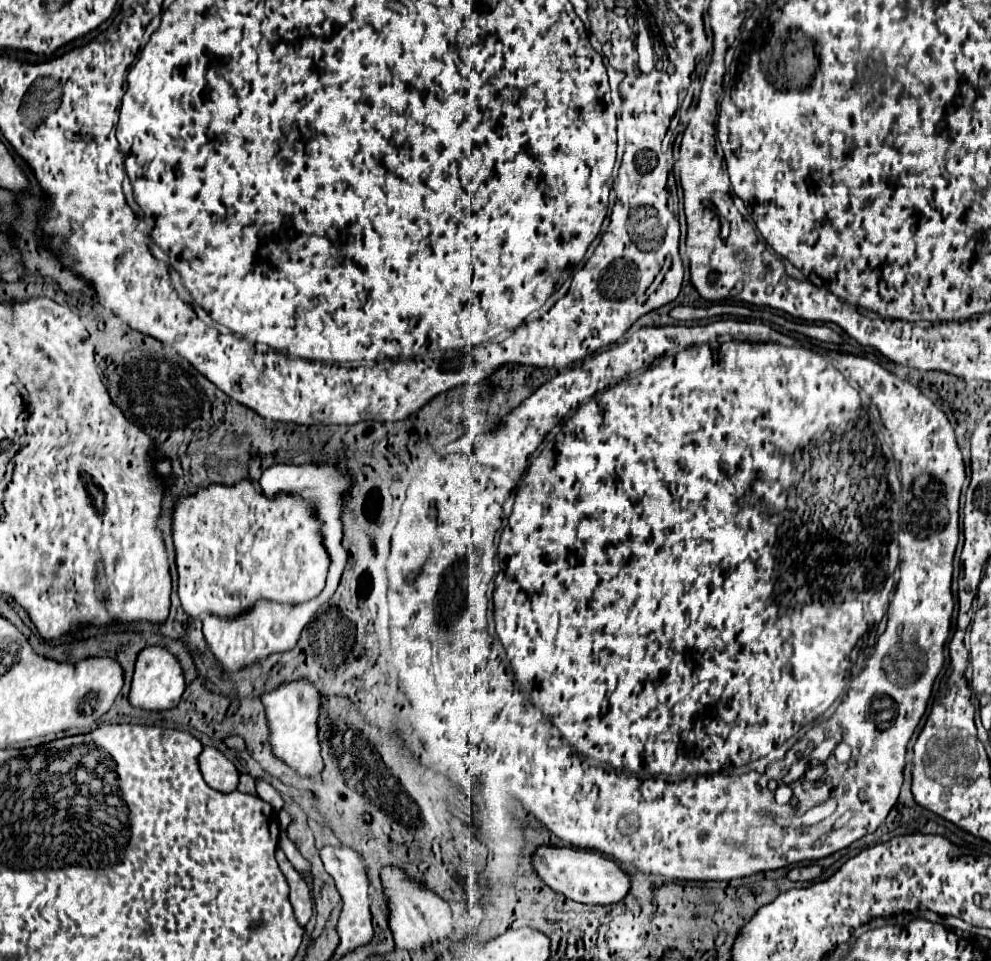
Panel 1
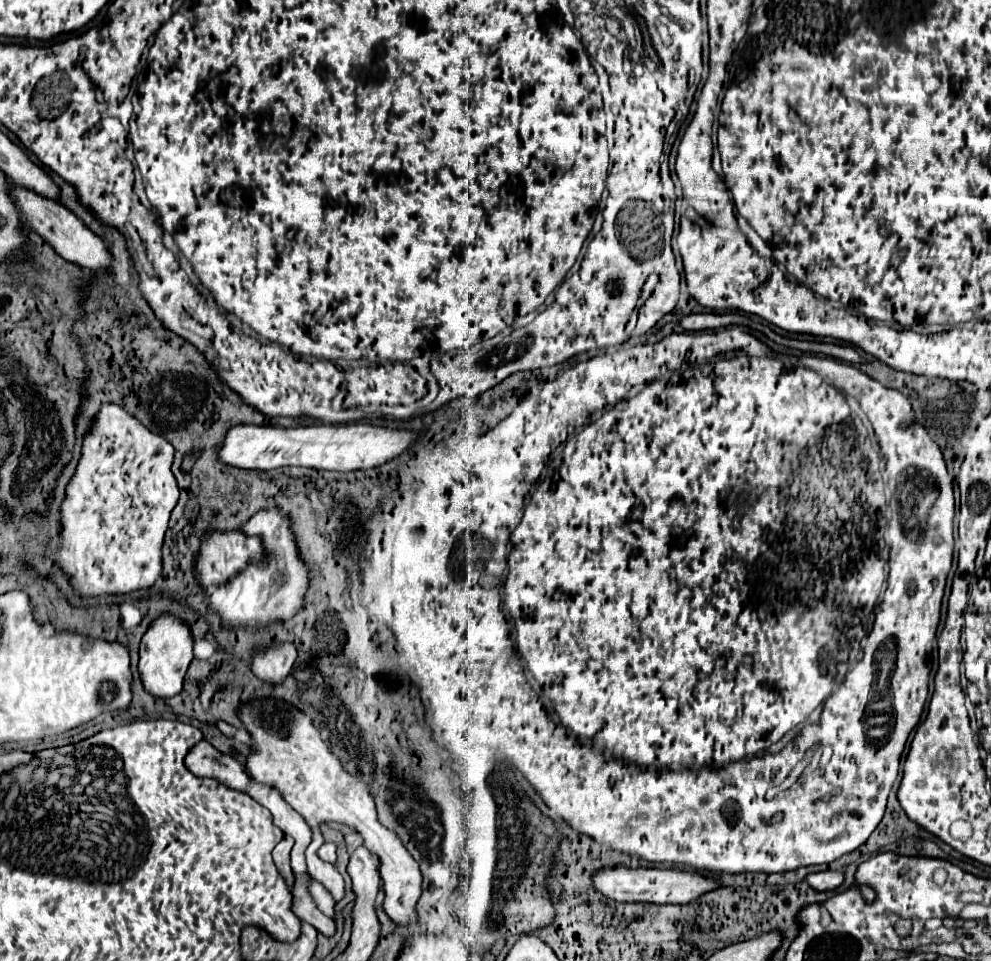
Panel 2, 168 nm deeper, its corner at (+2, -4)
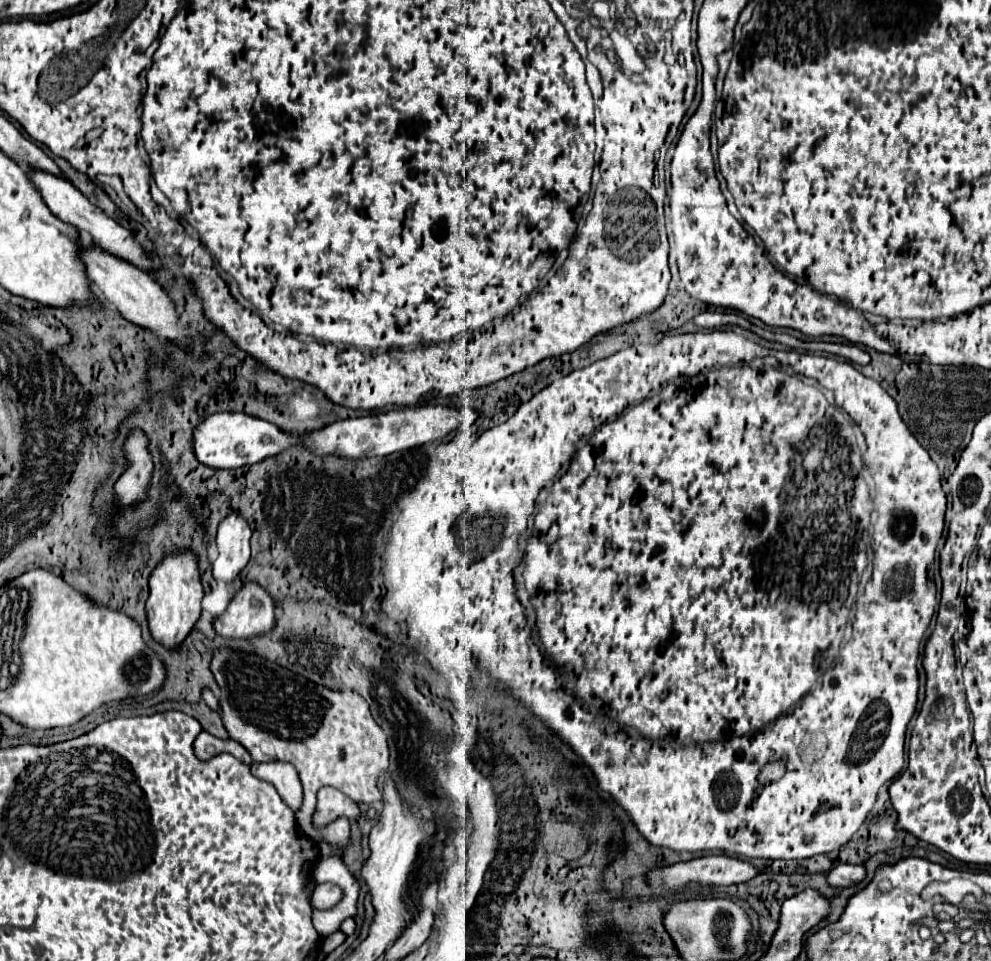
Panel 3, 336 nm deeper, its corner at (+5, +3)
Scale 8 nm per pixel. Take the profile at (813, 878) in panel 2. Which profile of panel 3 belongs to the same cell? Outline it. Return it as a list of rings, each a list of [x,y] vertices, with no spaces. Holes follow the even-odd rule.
[[[839,864],[837,868],[833,868],[827,876],[829,884],[831,886],[853,886],[853,884],[859,884],[863,882],[867,876],[867,870],[865,866],[853,866],[853,864]]]

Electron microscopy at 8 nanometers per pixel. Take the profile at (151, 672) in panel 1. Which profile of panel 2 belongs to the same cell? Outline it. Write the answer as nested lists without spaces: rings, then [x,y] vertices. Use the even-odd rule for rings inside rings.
[[[160,617],[156,619],[140,643],[140,663],[138,673],[142,679],[142,685],[148,695],[156,699],[170,699],[182,691],[182,681],[186,675],[186,669],[192,655],[192,635],[184,623],[172,617]]]

